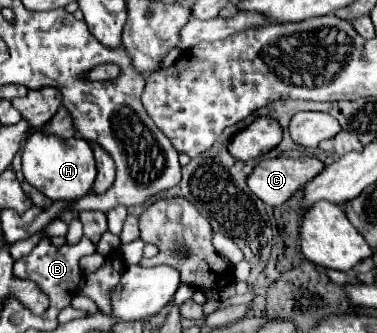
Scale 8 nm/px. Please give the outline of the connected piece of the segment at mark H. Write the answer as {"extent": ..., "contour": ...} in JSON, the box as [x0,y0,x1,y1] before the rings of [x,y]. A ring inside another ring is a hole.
{"extent":[22,131,96,201],"contour":[[[34,131],[22,147],[22,173],[24,179],[42,191],[52,201],[76,201],[92,189],[96,179],[96,163],[90,145],[80,139],[62,139],[58,135],[48,135],[44,131]]]}

